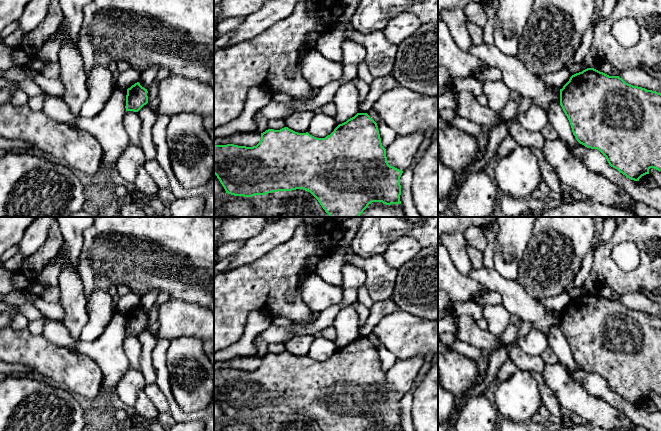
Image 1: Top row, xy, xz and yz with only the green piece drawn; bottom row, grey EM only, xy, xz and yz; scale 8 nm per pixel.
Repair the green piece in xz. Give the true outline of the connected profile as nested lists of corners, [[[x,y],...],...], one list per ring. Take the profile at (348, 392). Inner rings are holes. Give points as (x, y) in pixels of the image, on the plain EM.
[[[357,337],[339,348],[325,362],[316,362],[308,356],[298,357],[284,351],[280,354],[268,353],[261,357],[260,366],[253,371],[234,368],[214,370],[214,398],[226,417],[234,420],[252,421],[303,413],[310,416],[322,431],[368,431],[372,426],[401,428],[402,397],[402,394],[388,388],[377,347],[367,337]]]

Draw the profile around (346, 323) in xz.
[[[356,302],[342,307],[335,318],[336,346],[342,348],[359,337],[359,317]]]

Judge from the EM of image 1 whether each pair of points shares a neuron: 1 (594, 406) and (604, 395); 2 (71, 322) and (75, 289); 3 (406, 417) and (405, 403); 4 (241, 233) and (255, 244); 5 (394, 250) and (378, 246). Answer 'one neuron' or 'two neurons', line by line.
1: two neurons
2: one neuron
3: one neuron
4: two neurons
5: two neurons

